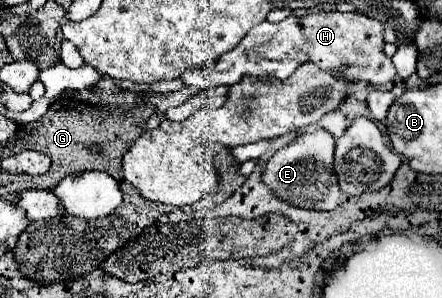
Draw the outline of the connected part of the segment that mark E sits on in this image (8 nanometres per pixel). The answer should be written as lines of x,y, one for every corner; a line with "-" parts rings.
313,129
299,133
289,145
281,147
267,163
261,173
263,185
269,187
277,199
301,209
323,209
331,211
341,201
341,189
333,171
333,149
335,139
325,129

